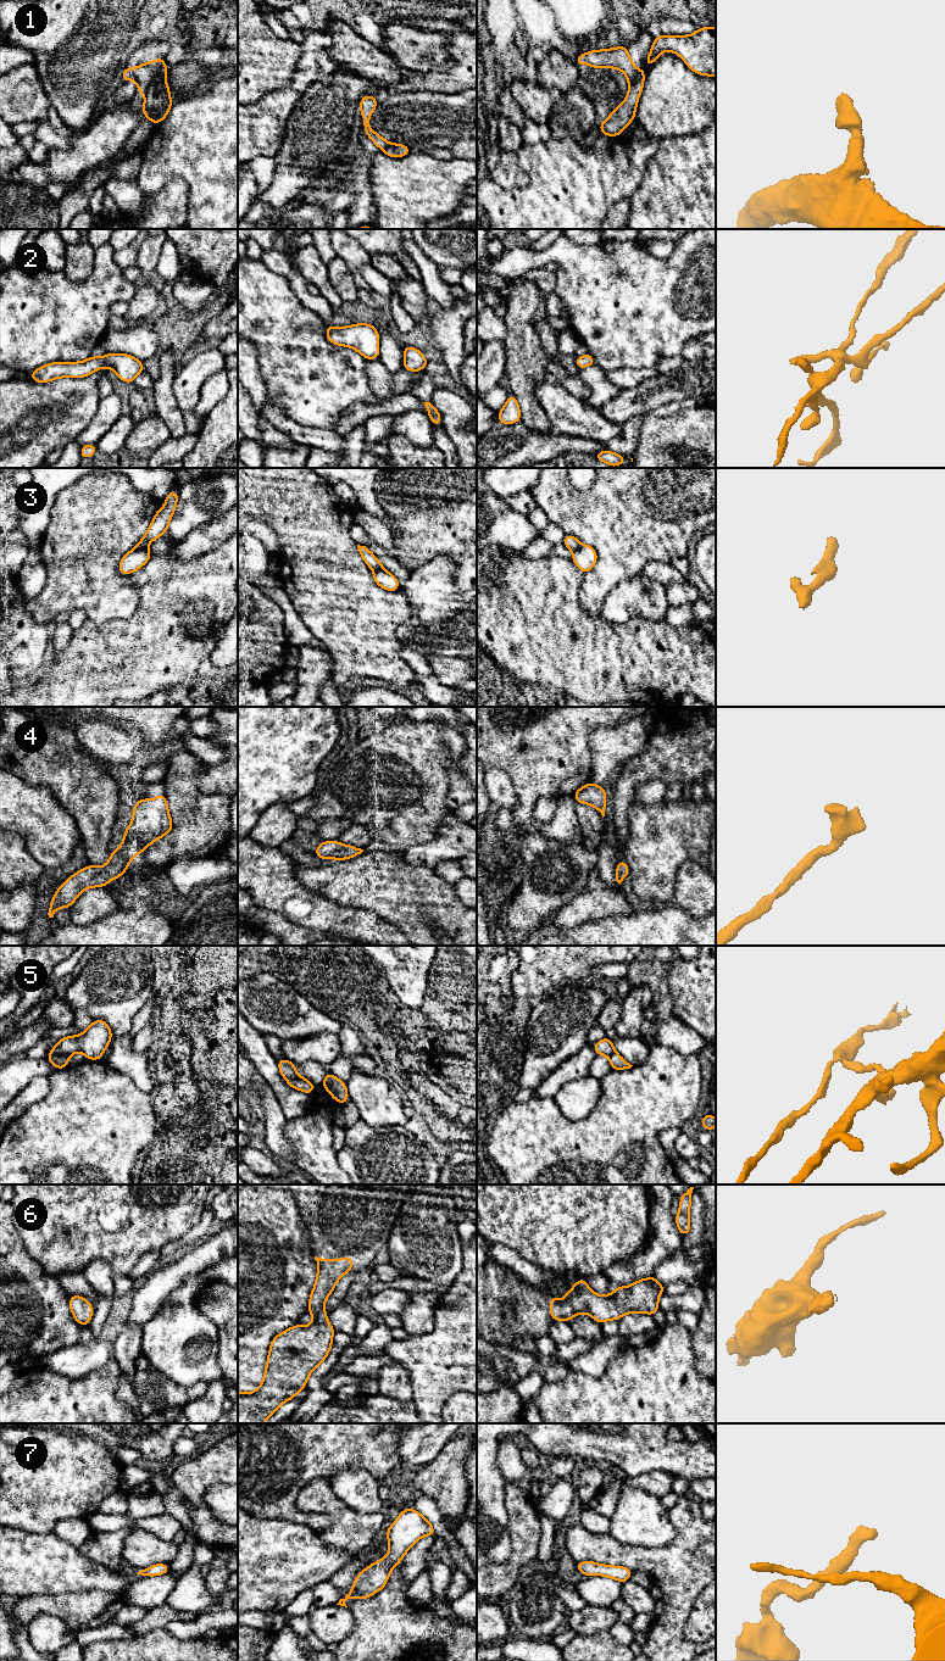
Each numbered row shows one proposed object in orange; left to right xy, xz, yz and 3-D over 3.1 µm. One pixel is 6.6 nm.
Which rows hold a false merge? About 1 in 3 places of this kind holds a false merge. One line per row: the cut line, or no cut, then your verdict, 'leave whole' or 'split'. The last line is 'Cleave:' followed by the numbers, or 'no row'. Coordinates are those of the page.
1: xy (165, 63), (144, 93) | split
2: no cut | leave whole
3: xy (146, 544), (135, 547) | split
4: no cut | leave whole
5: xy (68, 1054), (48, 1055) | split
6: no cut | leave whole
7: no cut | leave whole
Cleave: 1, 3, 5

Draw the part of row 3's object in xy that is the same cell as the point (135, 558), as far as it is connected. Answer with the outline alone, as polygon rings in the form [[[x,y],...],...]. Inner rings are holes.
[[[138,546],[127,552],[119,564],[118,572],[129,575],[130,573],[140,569],[152,557],[146,546]]]

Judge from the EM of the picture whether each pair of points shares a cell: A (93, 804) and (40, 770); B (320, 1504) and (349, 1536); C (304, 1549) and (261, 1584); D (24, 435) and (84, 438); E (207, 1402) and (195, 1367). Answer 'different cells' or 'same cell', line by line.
A: same cell
B: same cell
C: same cell
D: different cells
E: different cells

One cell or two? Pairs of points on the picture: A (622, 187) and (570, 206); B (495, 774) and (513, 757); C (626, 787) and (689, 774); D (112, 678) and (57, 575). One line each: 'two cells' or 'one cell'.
A: one cell
B: two cells
C: one cell
D: two cells

